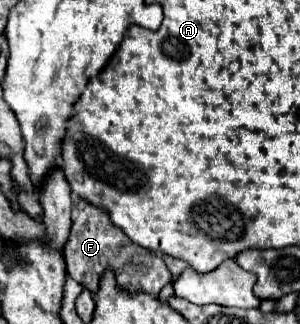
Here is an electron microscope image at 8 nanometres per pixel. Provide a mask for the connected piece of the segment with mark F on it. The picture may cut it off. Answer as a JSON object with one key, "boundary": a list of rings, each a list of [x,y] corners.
{"boundary":[[[75,198],[75,210],[77,210],[77,214],[73,220],[71,236],[63,248],[63,256],[65,256],[69,276],[73,280],[77,280],[83,288],[95,292],[101,274],[107,268],[113,268],[115,276],[117,276],[117,284],[121,288],[129,290],[131,294],[143,290],[151,296],[159,296],[159,290],[171,282],[171,272],[165,266],[163,256],[133,244],[125,236],[125,232],[111,222],[107,210],[93,206],[83,198]]]}

